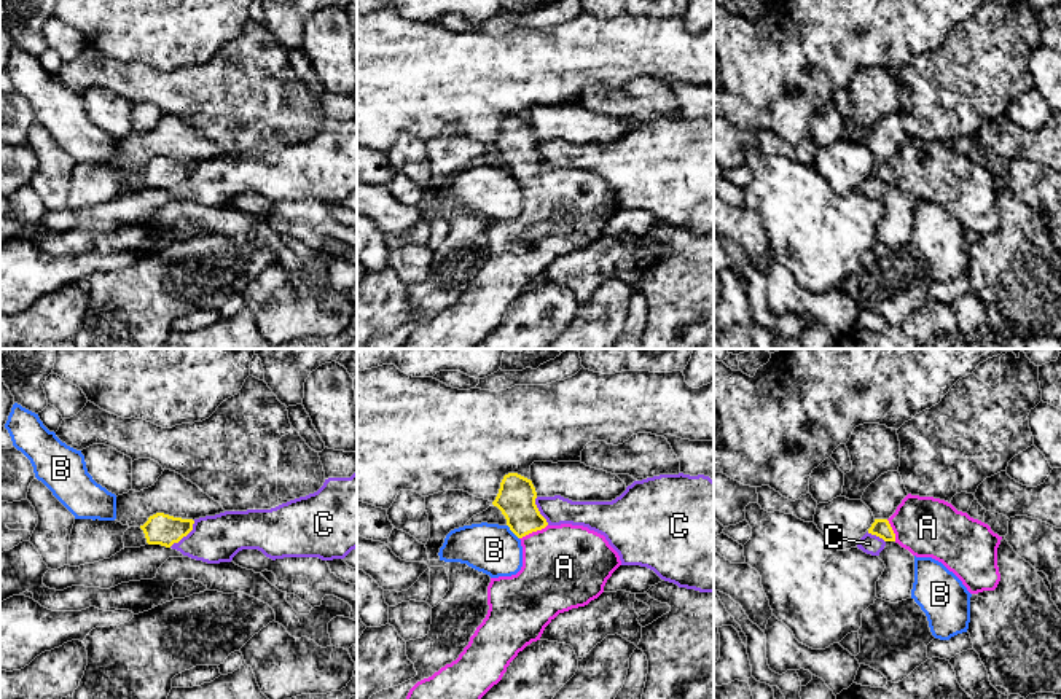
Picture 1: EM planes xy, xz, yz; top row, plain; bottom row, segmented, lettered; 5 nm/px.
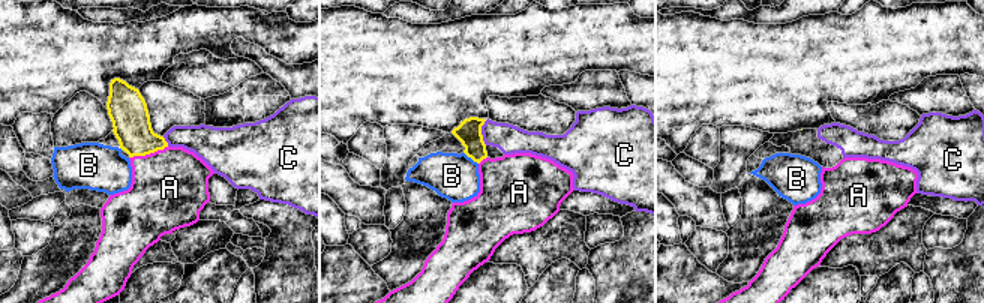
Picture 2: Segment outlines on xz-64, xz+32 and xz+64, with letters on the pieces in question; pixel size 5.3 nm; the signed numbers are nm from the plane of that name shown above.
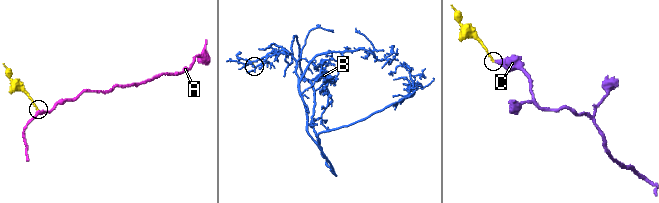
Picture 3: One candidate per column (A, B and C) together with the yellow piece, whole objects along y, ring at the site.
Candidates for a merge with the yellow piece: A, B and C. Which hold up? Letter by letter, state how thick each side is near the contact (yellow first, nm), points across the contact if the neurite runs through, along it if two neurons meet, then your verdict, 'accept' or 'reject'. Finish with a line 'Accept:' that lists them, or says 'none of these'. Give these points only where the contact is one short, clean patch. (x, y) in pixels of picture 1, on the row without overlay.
A: calibres 190 and 420 nm; way xz (516, 139), (520, 155), (532, 174), (564, 210); accept
B: calibres 190 and 260 nm; border xz (507, 167), (518, 182); reject
C: calibres 160 and 240 nm; border xy (195, 164), (193, 171), (169, 190); reject
Accept: A

